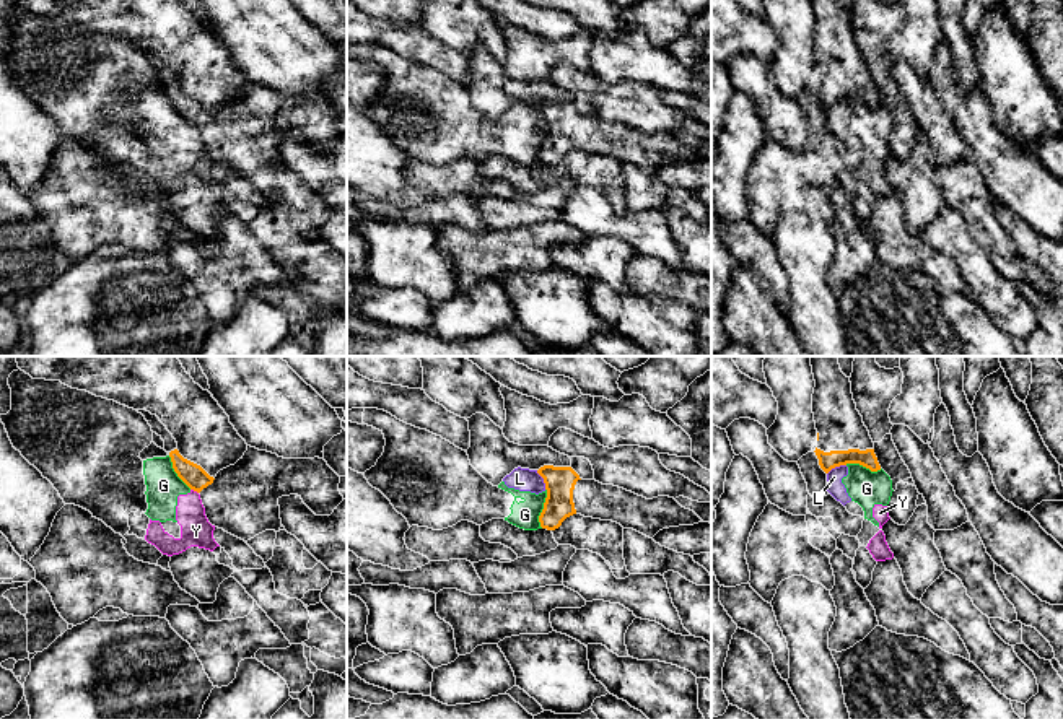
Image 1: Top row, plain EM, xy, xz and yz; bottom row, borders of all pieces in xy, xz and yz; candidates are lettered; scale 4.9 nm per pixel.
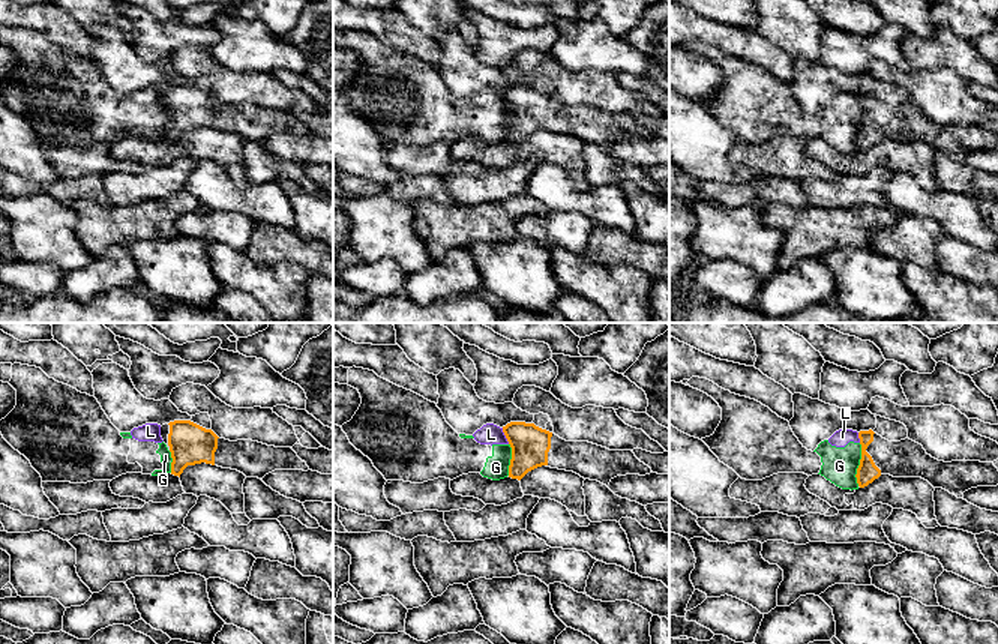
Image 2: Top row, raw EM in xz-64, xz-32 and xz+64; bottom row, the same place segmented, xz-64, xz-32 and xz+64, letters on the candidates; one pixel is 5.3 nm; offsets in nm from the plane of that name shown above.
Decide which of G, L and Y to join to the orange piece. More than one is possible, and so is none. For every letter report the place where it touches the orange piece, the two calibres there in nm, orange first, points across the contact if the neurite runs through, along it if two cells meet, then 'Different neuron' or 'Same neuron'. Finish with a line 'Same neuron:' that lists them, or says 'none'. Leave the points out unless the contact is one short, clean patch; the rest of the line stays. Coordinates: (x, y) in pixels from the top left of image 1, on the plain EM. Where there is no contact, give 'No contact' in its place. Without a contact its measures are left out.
G: Touches orange at xz (544, 143). Thickness 150 nm (orange) against 140 nm. Boundary: xz (546, 124), (546, 137), (539, 152), (541, 163). Different neuron
L: Touches orange at xz (544, 116). Thickness 150 nm (orange) against 110 nm. Boundary: xz (536, 106), (546, 124). Different neuron
Y: Touches orange at xy (194, 126). Thickness 110 nm (orange) against 160 nm. Boundary: xy (191, 124), (197, 129). Different neuron
Same neuron: none

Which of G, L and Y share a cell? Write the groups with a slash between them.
G L Y

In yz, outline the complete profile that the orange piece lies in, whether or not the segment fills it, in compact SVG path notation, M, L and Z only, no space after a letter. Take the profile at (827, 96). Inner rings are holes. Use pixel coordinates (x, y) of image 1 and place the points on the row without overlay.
M811 0L816 16L812 49L817 65L816 91L820 104L860 99L871 107L881 106L874 78L856 46L851 18L840 0Z

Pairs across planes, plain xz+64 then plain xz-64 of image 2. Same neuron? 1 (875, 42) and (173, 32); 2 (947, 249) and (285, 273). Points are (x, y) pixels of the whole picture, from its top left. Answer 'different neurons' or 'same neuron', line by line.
1: same neuron
2: different neurons

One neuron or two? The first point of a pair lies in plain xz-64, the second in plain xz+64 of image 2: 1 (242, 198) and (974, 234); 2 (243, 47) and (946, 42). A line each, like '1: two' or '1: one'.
1: one
2: one

